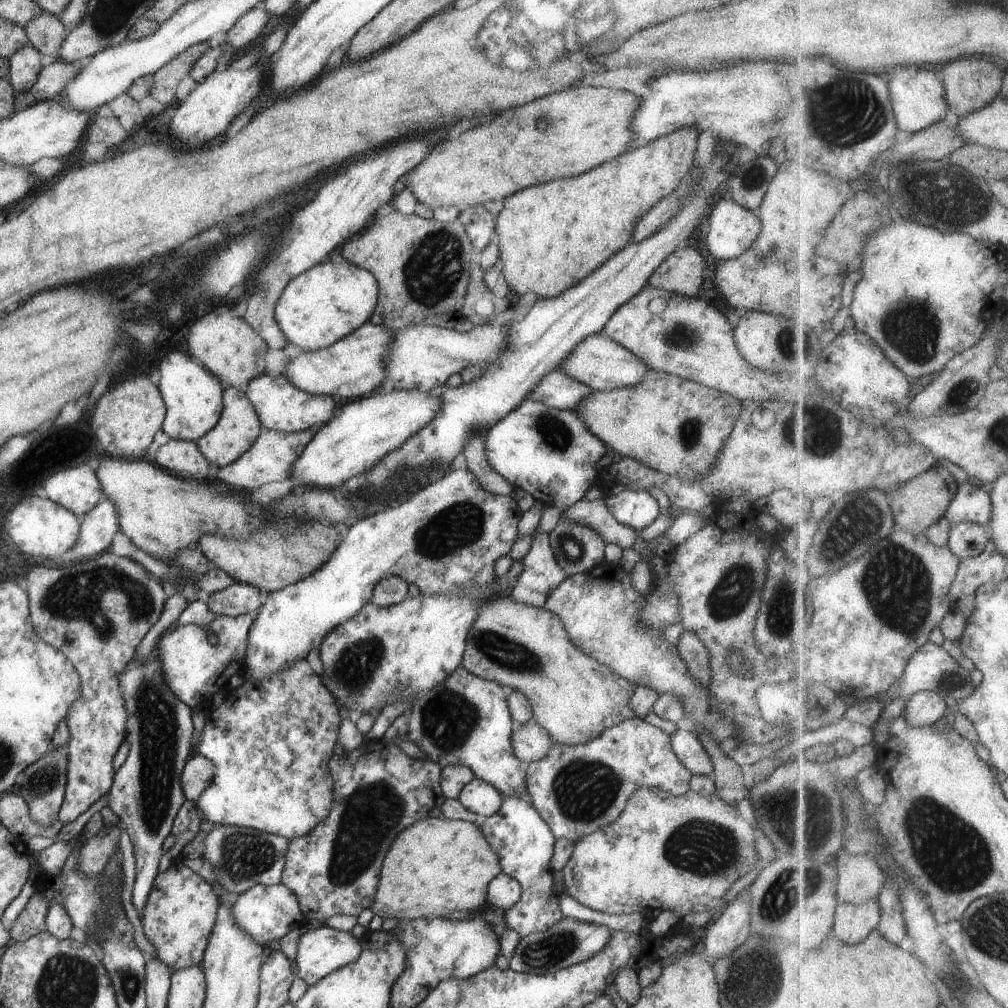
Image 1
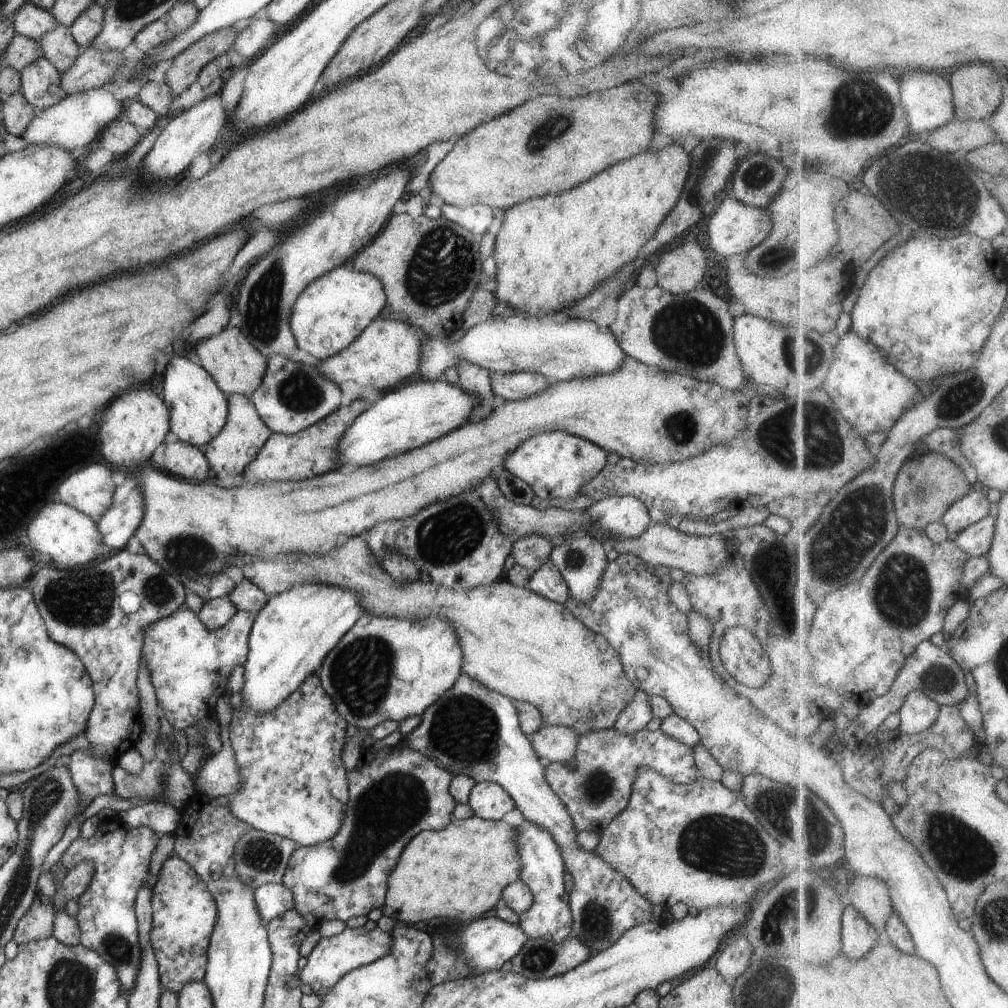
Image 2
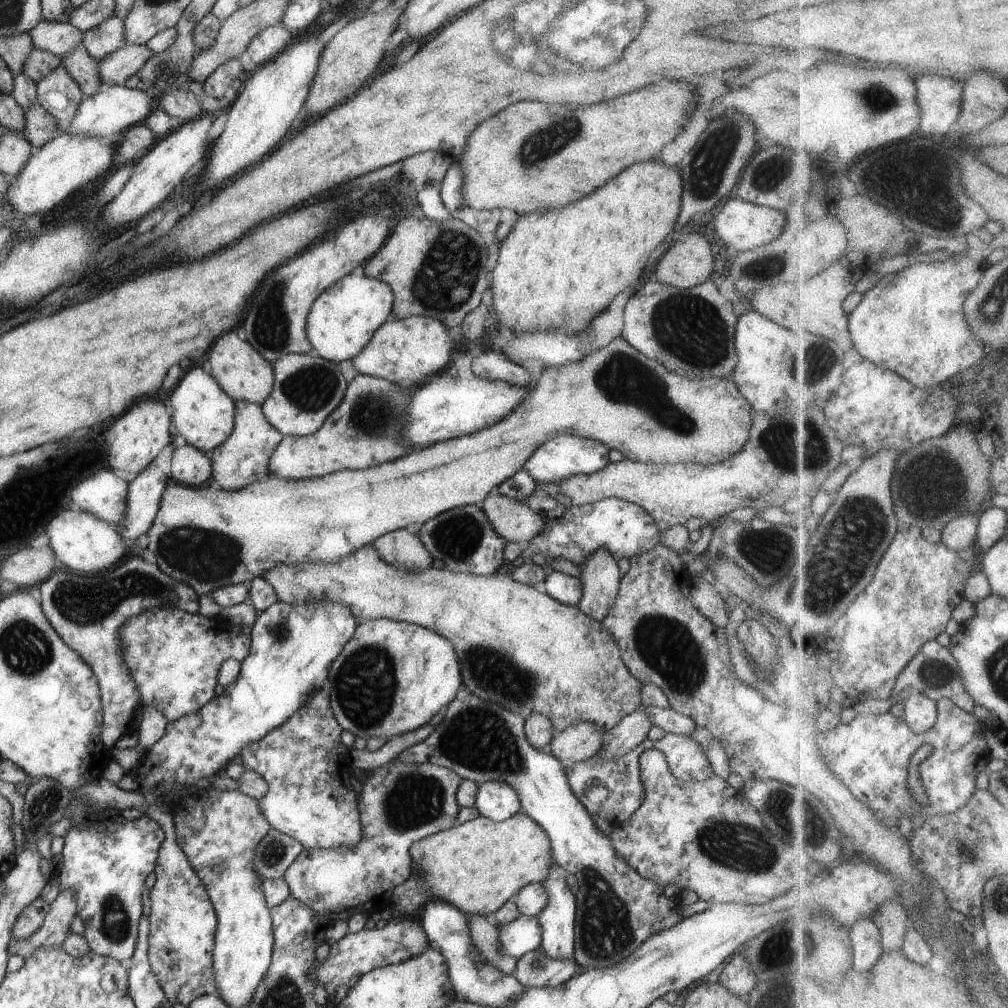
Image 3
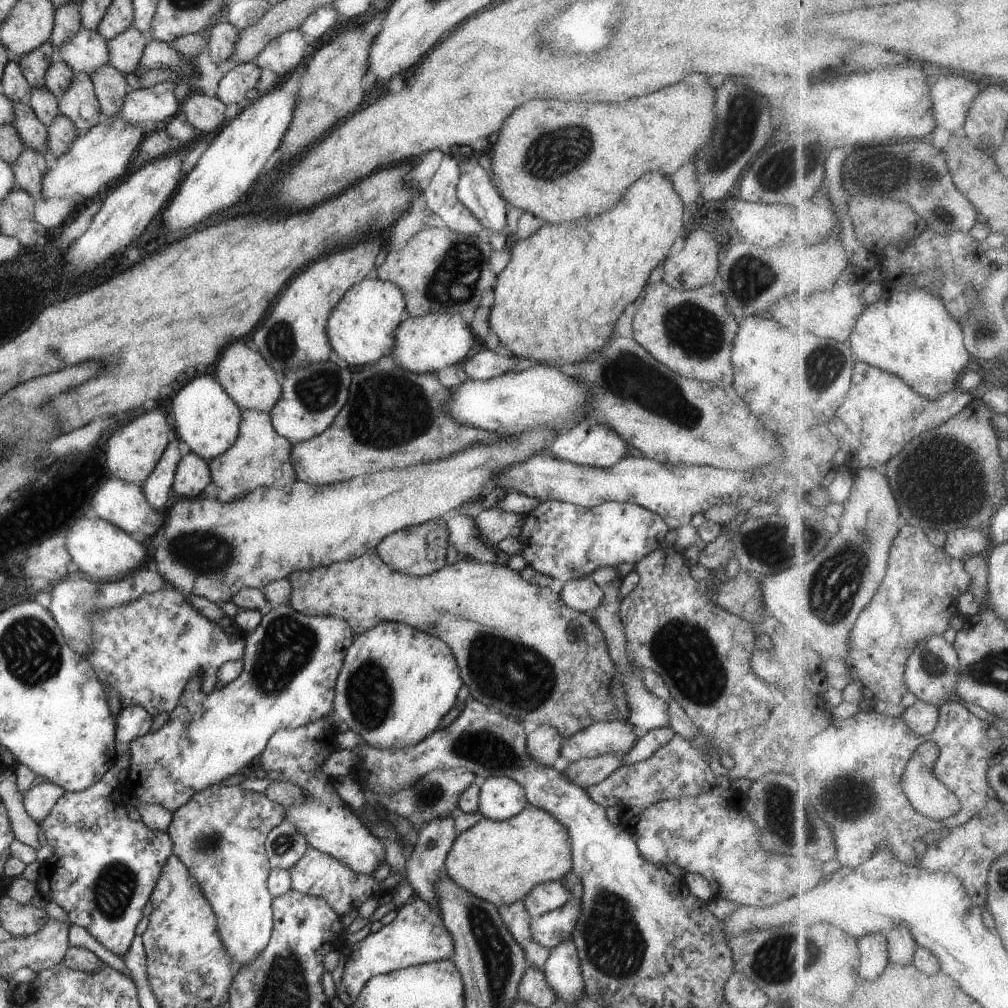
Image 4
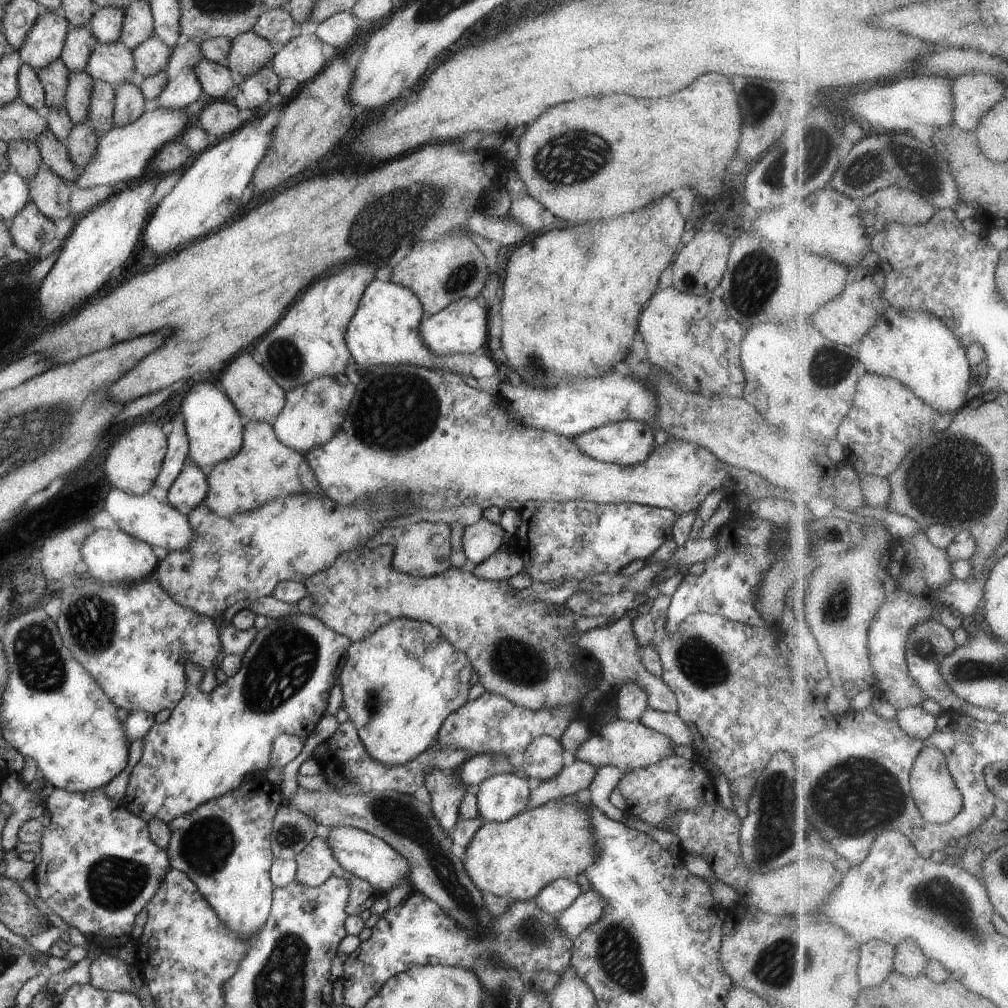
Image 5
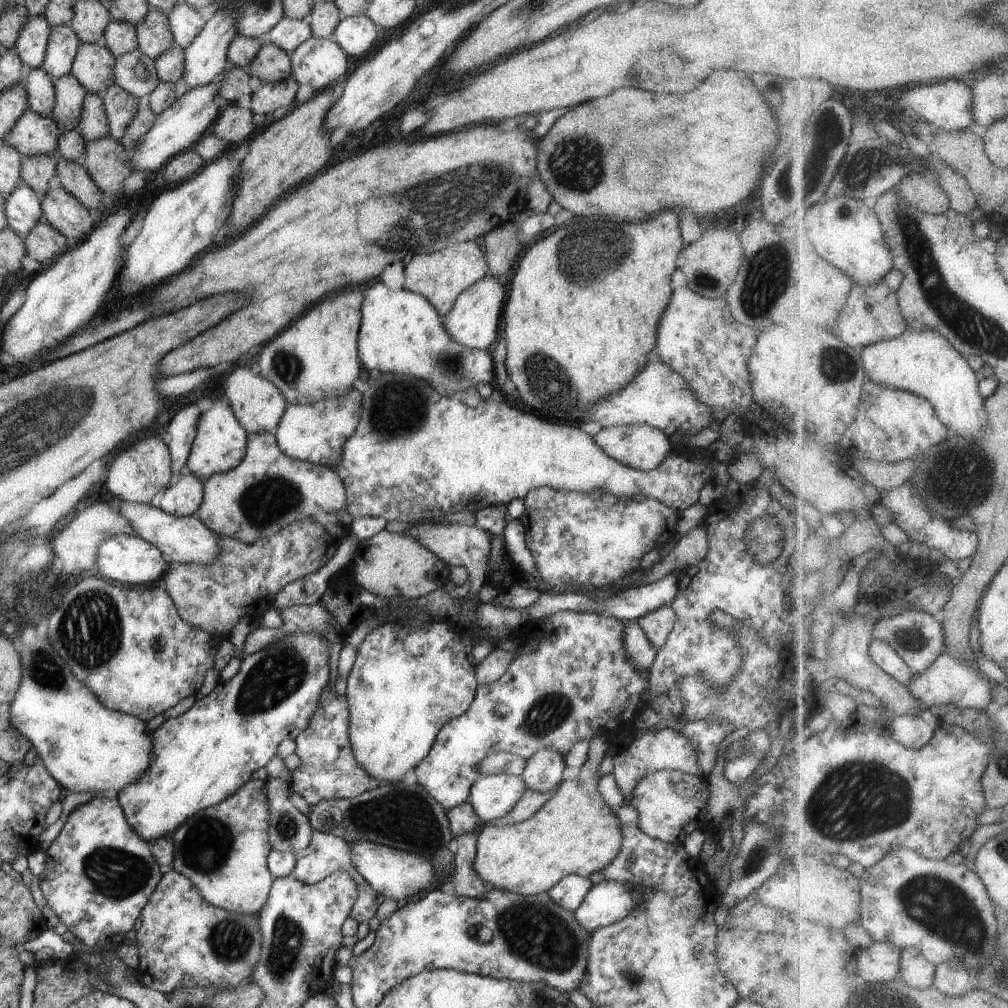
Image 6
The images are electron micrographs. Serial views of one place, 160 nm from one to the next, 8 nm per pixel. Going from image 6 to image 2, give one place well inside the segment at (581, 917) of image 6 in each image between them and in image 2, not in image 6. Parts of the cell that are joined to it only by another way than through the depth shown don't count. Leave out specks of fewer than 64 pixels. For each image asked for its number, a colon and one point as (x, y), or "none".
2: (486, 944)
3: (523, 935)
4: (549, 930)
5: (589, 906)

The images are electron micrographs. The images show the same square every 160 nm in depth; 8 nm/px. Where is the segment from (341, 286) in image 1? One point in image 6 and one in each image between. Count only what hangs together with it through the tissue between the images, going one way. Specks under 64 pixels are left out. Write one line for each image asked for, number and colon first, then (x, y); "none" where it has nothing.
2: (332, 311)
3: (343, 319)
4: (361, 327)
5: (384, 330)
6: (401, 332)

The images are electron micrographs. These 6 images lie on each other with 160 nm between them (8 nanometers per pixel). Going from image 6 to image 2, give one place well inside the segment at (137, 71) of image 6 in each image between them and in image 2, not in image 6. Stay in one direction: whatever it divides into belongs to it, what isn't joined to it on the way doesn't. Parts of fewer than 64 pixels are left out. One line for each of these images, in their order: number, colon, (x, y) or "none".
2: (33, 22)
3: (60, 39)
4: (88, 51)
5: (112, 62)

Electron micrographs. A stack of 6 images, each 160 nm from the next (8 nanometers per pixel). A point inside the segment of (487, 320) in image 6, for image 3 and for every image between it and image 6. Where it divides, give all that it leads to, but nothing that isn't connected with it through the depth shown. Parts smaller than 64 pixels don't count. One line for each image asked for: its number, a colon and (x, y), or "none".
3: (414, 348)
4: (428, 343)
5: (462, 327)

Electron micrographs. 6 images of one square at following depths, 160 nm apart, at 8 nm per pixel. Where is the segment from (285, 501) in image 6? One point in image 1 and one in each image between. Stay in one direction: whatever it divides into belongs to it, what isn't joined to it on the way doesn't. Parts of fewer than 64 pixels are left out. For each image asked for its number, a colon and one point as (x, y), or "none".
1: (238, 427)
2: (244, 434)
3: (243, 458)
4: (260, 457)
5: (265, 469)

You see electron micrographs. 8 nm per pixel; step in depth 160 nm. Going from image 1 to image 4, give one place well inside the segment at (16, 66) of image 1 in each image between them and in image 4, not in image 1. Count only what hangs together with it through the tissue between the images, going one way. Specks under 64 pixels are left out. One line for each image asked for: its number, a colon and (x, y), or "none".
2: (41, 81)
3: (57, 92)
4: (79, 103)

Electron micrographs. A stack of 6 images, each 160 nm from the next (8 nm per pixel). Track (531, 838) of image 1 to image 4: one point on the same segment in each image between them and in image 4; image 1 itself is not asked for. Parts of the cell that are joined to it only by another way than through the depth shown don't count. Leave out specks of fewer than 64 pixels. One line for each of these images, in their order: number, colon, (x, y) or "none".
2: (542, 868)
3: (557, 920)
4: (562, 970)

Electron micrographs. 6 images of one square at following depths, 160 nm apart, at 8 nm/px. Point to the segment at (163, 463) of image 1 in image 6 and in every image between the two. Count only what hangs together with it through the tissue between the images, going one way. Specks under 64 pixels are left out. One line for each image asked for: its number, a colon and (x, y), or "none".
2: (180, 459)
3: (191, 467)
4: (192, 475)
5: (188, 491)
6: (184, 498)

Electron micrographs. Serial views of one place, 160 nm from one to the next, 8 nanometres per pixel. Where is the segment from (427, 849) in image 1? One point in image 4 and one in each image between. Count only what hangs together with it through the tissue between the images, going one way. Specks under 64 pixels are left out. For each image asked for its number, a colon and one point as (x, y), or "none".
2: (459, 873)
3: (478, 866)
4: (500, 862)

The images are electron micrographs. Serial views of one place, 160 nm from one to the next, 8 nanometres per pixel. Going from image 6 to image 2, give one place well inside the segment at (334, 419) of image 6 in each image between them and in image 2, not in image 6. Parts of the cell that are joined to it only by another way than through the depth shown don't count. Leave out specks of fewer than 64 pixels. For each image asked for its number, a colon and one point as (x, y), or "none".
2: (292, 396)
3: (306, 390)
4: (312, 396)
5: (313, 412)

